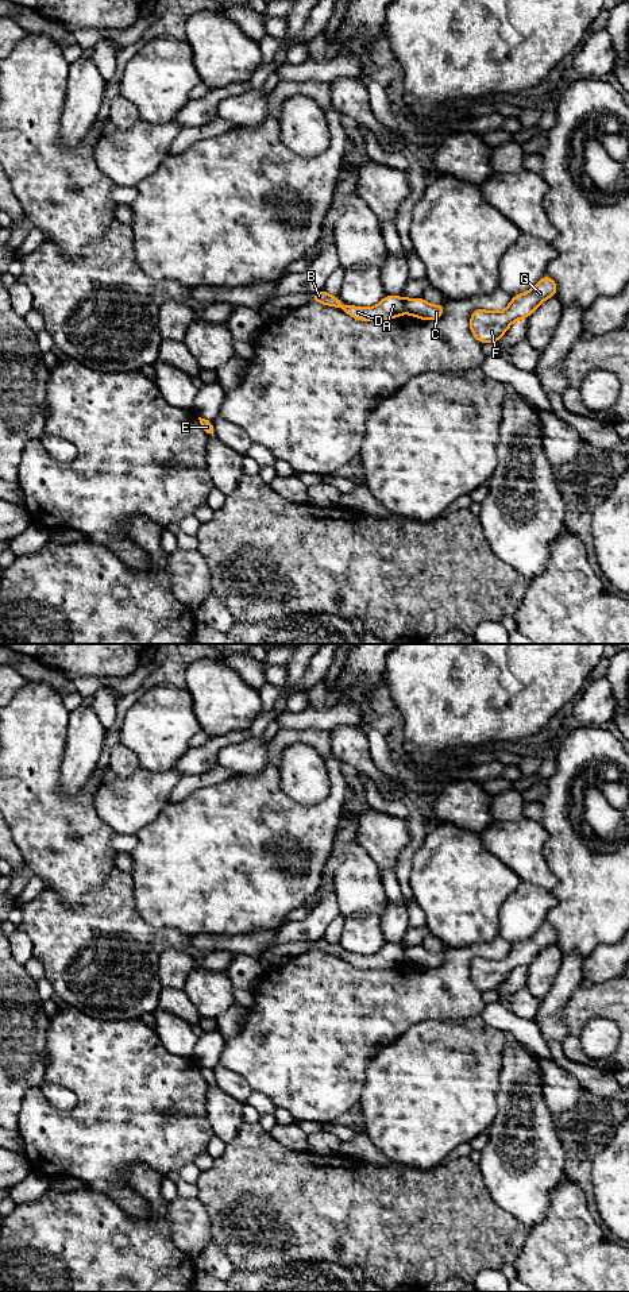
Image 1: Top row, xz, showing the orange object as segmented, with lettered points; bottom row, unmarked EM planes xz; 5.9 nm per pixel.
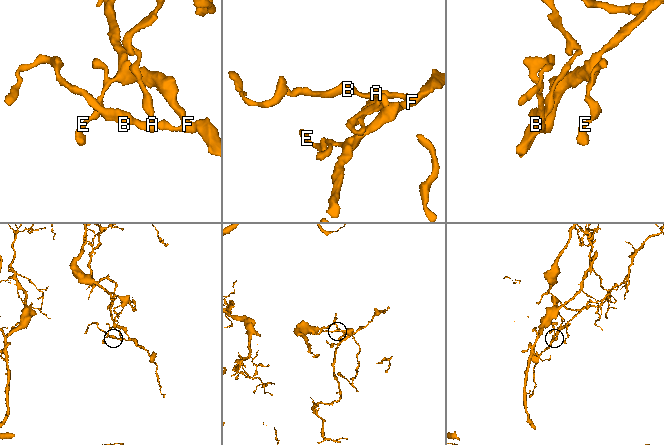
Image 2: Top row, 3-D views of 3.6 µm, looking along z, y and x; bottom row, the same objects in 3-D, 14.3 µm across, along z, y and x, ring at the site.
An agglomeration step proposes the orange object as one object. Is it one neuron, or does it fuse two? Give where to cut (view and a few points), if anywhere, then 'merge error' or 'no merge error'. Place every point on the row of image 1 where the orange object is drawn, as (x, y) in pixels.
cut in xz along (404, 299), (405, 312); merge error

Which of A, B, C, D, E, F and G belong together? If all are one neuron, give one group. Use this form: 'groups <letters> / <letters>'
groups A B D / C E F G

